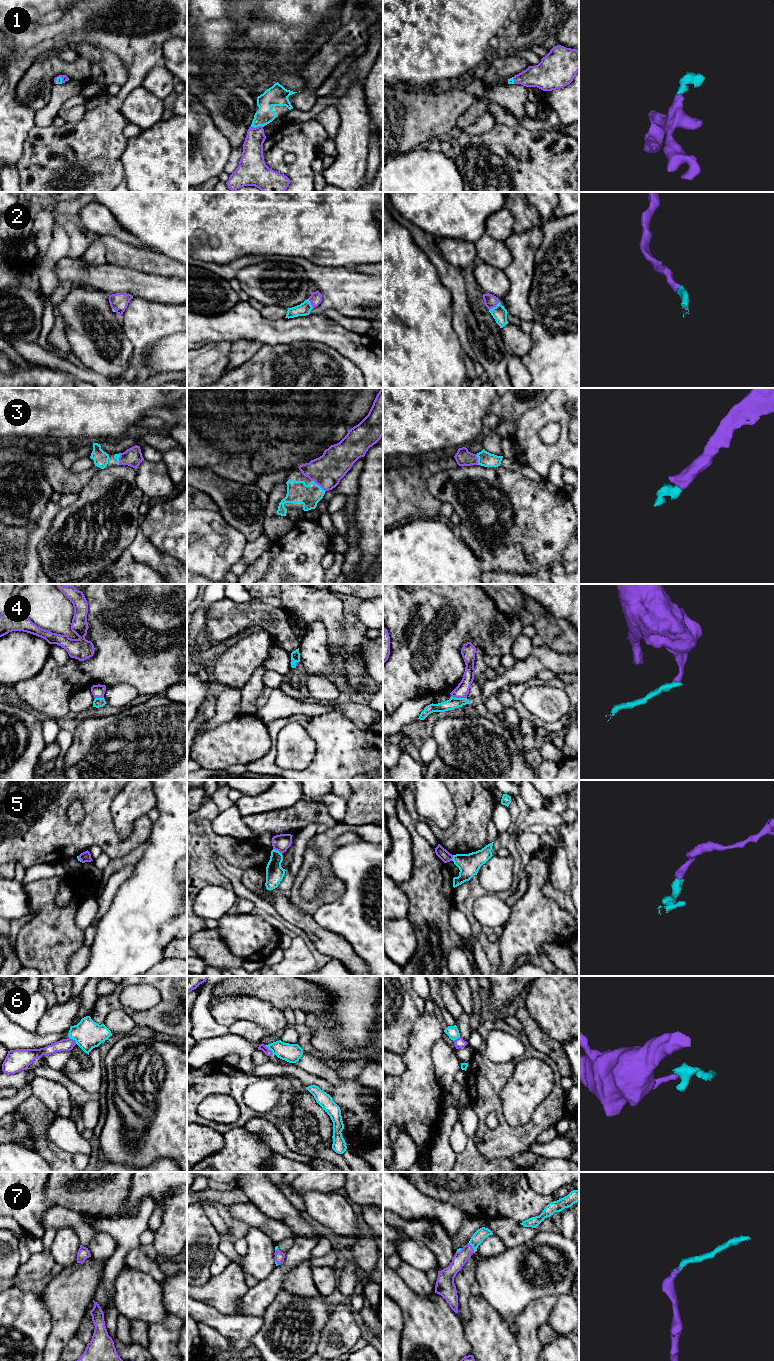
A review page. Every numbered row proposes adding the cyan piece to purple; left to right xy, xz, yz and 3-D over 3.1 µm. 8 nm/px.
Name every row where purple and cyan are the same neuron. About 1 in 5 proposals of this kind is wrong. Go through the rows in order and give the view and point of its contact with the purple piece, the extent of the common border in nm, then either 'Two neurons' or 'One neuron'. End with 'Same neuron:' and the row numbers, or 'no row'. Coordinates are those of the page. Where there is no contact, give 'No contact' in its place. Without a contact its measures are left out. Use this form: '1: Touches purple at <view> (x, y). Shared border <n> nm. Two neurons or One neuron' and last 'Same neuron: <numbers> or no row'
1: Touches purple at xz (258, 126). Shared border 100 nm. One neuron
2: Touches purple at yz (494, 306). Shared border 110 nm. One neuron
3: Touches purple at xz (318, 484). Shared border 150 nm. One neuron
4: Touches purple at yz (459, 697). Shared border 130 nm. Two neurons
5: Touches purple at xz (277, 850). Shared border 80 nm. Two neurons
6: Touches purple at xz (268, 1049). Shared border 100 nm. Two neurons
7: Touches purple at yz (472, 1248). Shared border 90 nm. One neuron
Same neuron: 1, 2, 3, 7

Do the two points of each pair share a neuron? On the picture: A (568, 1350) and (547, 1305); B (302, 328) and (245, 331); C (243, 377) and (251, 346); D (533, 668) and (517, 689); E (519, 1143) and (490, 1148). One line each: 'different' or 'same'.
A: different
B: same
C: different
D: different
E: same

